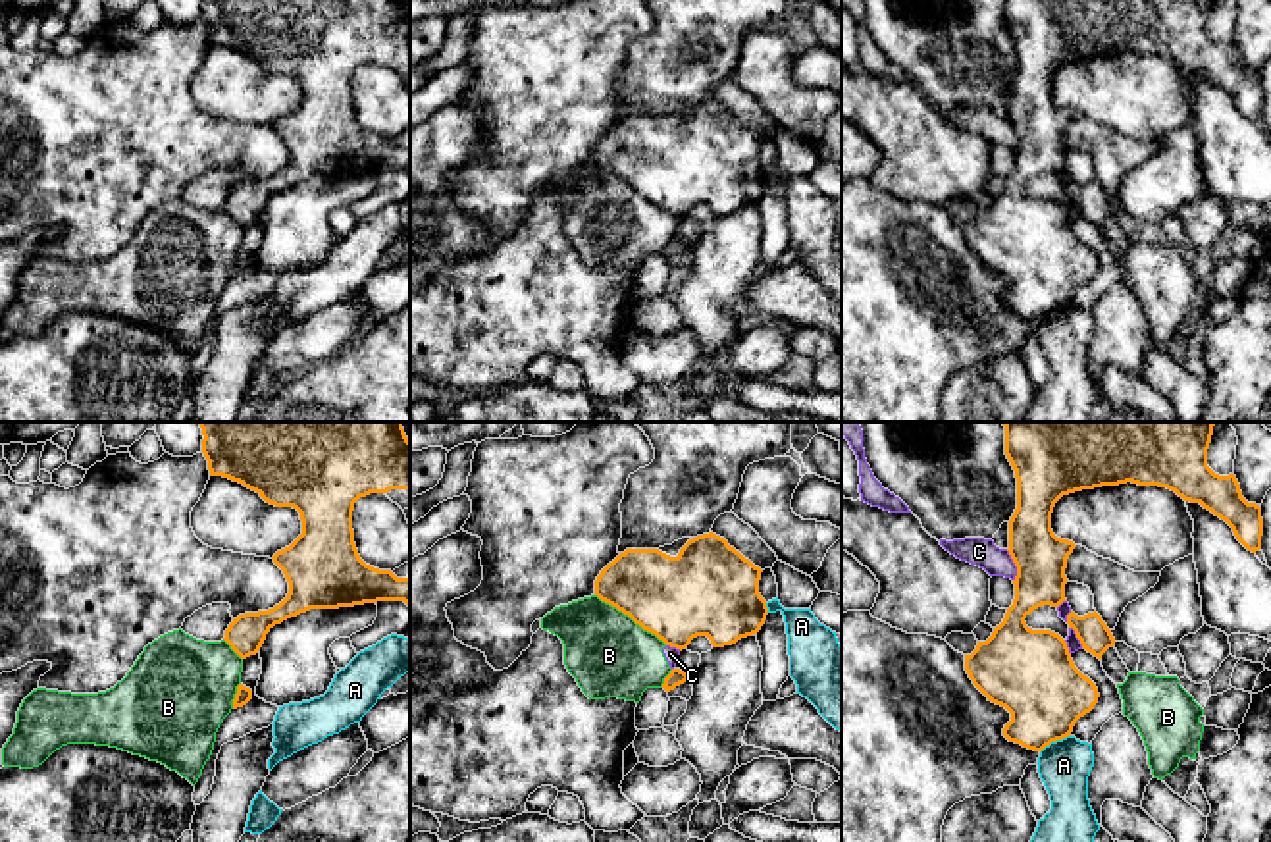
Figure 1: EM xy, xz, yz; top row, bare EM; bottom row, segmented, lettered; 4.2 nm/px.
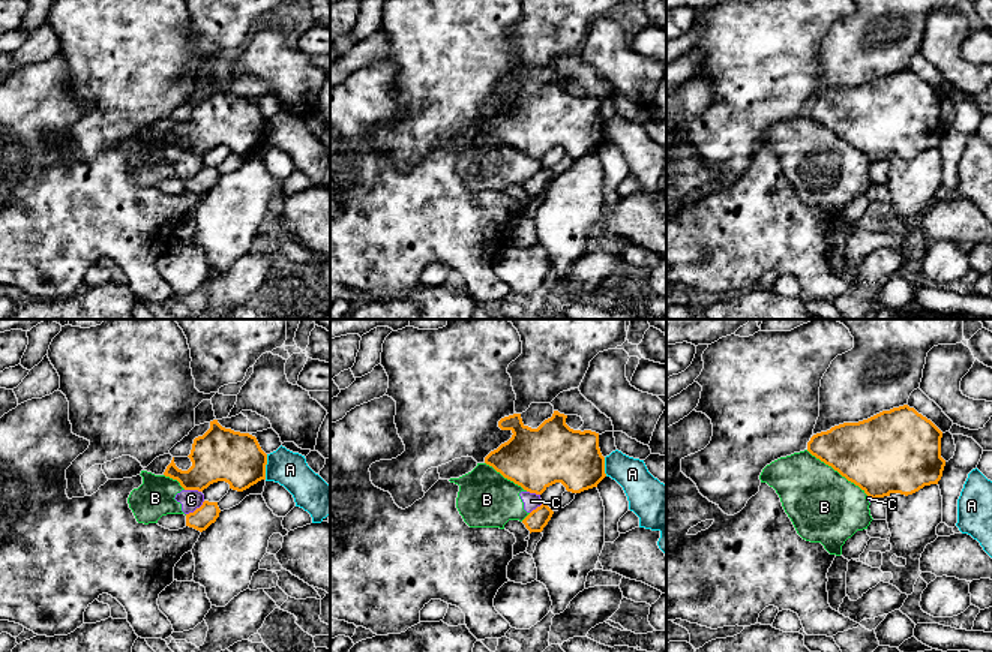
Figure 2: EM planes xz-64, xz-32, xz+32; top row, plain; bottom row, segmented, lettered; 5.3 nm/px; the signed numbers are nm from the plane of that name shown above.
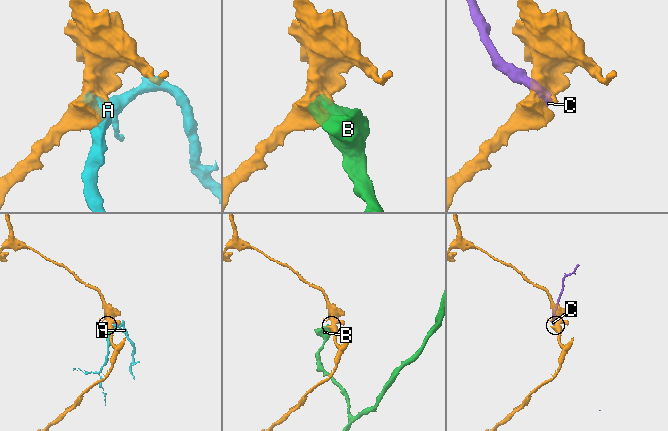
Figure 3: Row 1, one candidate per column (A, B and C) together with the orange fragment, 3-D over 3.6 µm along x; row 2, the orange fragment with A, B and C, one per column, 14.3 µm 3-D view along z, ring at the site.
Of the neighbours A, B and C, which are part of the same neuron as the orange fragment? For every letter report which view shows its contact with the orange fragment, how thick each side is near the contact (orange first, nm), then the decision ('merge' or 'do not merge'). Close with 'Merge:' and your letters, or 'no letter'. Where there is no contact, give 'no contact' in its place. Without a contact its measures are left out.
A: contact in yz; calibres 340 and 220 nm; do not merge
B: contact in xz; calibres 360 and 340 nm; do not merge
C: contact in yz; calibres 220 and 120 nm; do not merge
Merge: no letter

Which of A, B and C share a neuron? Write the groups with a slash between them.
A / B C

